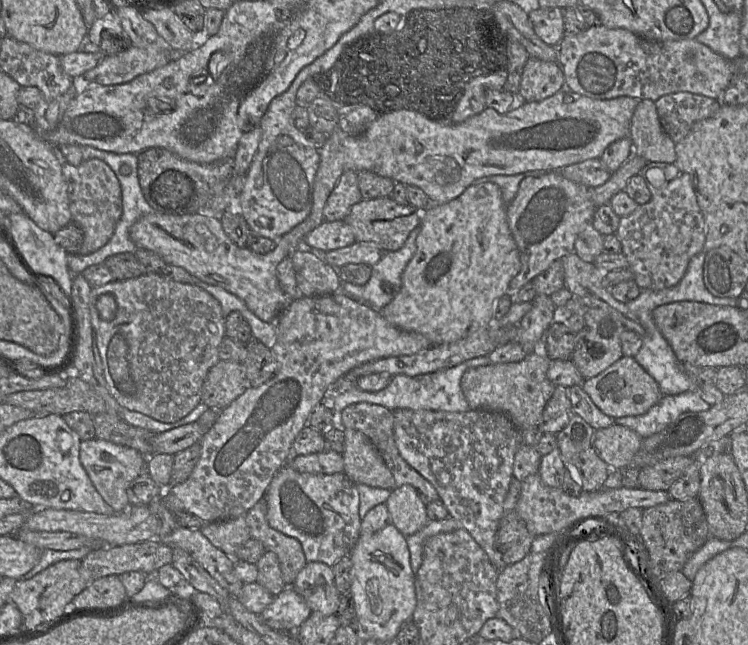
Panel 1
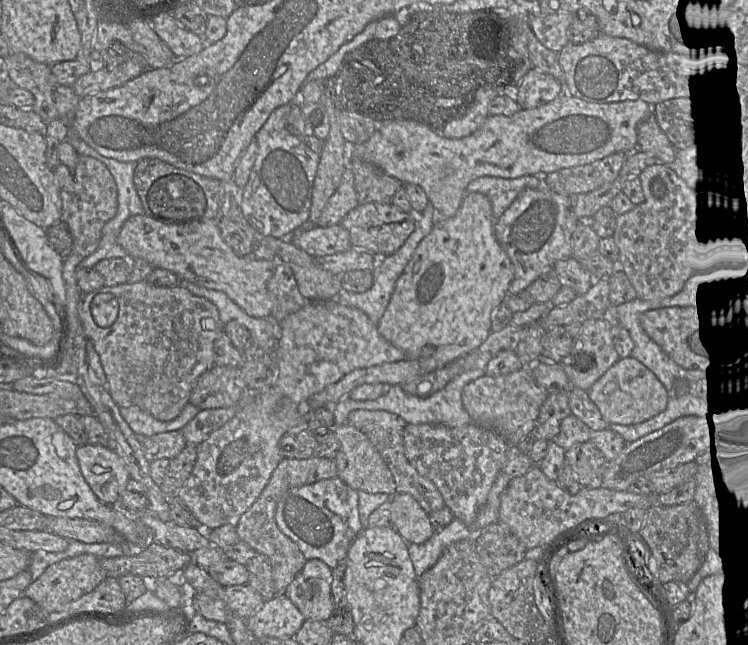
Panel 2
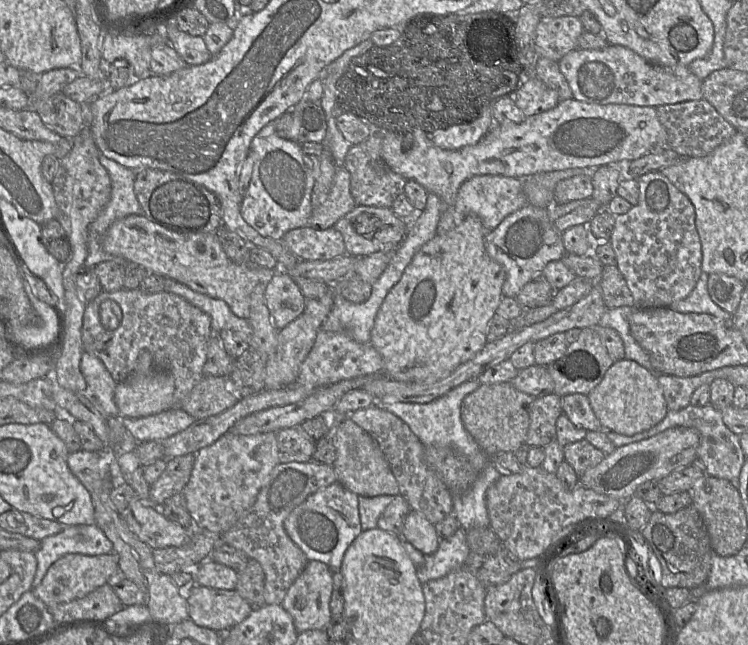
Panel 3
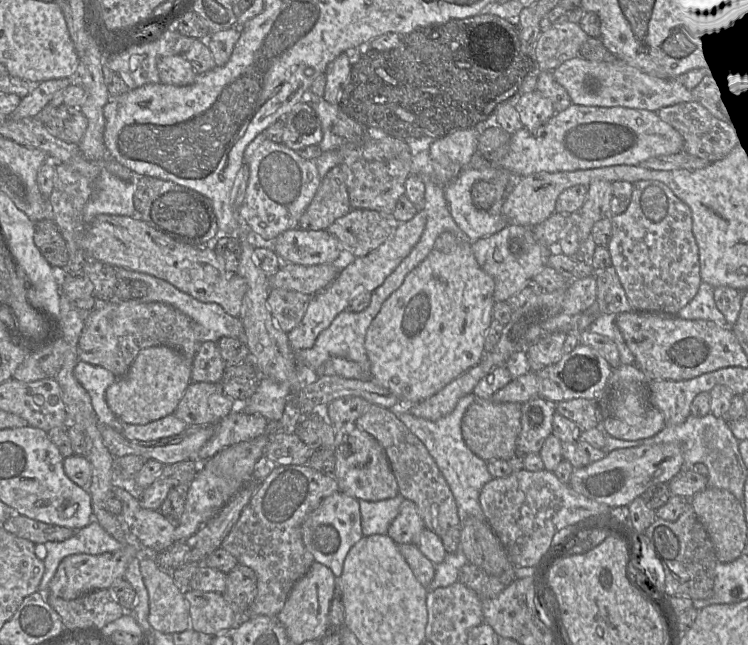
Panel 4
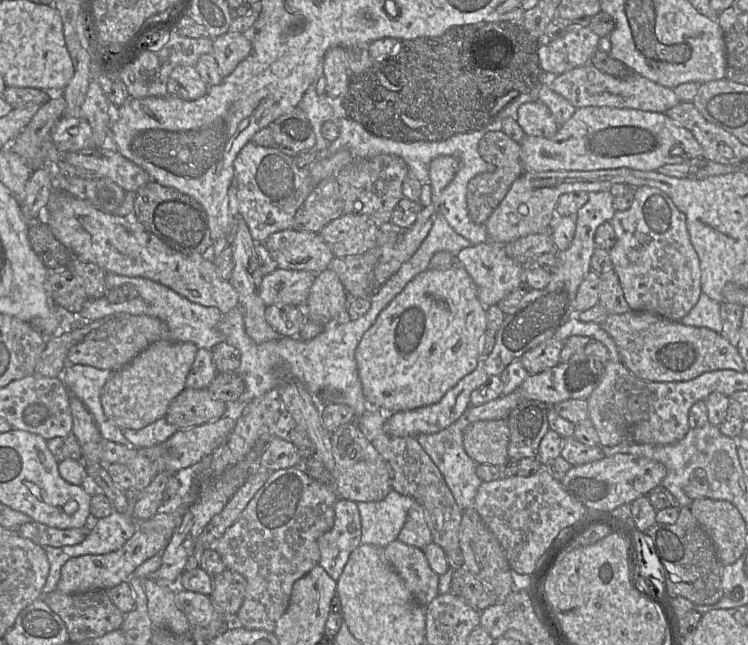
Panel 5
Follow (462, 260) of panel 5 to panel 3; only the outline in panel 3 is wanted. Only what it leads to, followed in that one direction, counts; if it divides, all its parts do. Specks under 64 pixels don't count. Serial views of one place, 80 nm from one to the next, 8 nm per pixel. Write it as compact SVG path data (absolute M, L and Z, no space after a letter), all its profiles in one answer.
M527 203L521 209L505 217L494 230L487 231L486 251L493 260L502 265L506 272L502 287L503 297L515 298L532 278L542 274L548 263L559 261L567 254L562 233L551 222L548 210L548 208Z

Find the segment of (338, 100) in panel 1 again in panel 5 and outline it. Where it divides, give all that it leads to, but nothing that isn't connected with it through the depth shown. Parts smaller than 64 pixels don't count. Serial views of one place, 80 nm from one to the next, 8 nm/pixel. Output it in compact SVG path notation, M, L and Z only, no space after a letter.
M483 21L476 24L453 26L444 34L436 37L420 37L410 41L401 41L402 45L398 51L390 54L384 60L373 62L369 68L359 74L351 74L347 90L340 98L340 105L346 115L360 123L369 132L378 137L391 139L397 142L439 142L459 133L470 133L478 131L491 124L498 115L492 114L492 108L497 100L510 91L519 91L512 101L520 94L528 93L546 82L546 73L541 69L538 59L538 48L542 39L534 39L527 32L522 22L509 21Z

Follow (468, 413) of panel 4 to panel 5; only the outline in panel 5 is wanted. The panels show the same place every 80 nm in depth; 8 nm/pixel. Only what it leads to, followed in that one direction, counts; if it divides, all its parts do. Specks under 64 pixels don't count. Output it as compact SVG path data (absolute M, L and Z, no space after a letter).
M507 419L477 421L465 429L463 444L468 456L477 464L499 466L509 459L509 438Z

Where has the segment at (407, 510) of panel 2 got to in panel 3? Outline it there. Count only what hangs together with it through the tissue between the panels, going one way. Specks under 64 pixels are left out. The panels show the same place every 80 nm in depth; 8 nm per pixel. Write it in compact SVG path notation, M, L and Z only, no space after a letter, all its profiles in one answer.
M412 509L404 520L401 537L424 555L435 553L440 542L434 525L424 515Z

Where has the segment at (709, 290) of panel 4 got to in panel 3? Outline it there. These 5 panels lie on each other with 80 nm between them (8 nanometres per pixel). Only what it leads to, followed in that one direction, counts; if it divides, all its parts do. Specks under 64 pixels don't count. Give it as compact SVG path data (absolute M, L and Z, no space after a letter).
M702 272L692 292L669 308L679 313L709 314L723 320L726 324L731 324L732 315L717 306L710 298L707 280L708 274Z

